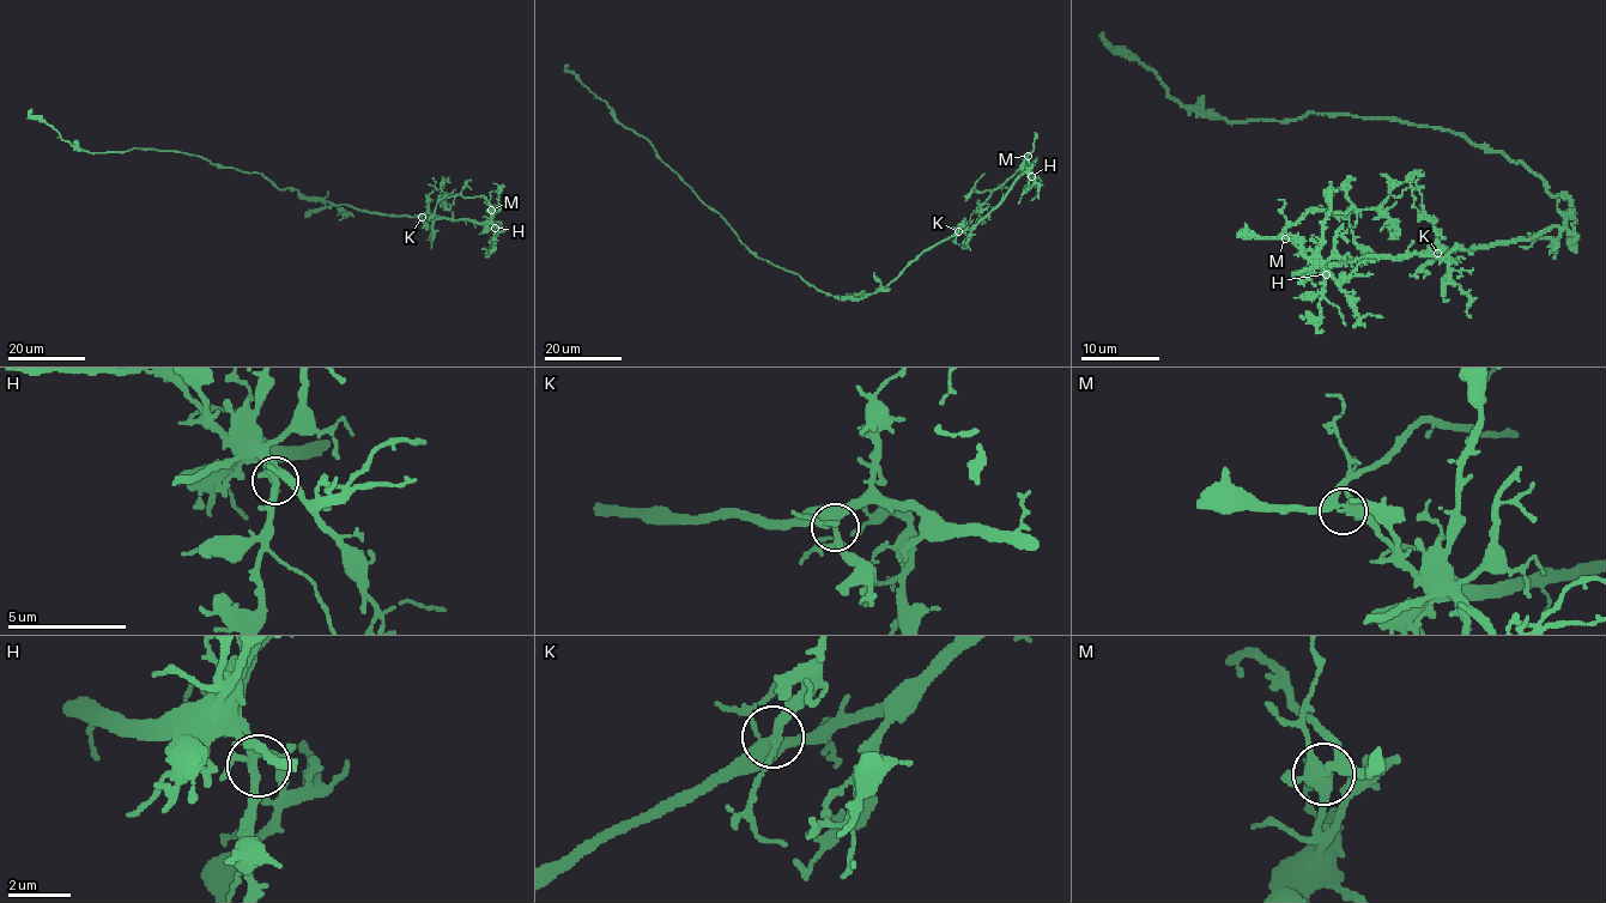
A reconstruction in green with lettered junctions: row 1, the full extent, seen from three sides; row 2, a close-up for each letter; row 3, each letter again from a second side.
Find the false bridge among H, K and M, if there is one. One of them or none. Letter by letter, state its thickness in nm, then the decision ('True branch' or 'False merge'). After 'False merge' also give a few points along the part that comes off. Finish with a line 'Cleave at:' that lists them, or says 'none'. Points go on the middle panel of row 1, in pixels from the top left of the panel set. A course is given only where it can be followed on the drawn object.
H: Thickness 320 nm. True branch
K: Thickness 340 nm. True branch
M: Thickness 320 nm. False merge. Course of the part to remove: (1028, 156), (1019, 169), (977, 207), (981, 218), (975, 223)
Cleave at: M

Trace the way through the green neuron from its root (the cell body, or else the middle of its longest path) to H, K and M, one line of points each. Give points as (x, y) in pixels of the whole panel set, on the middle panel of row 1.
H: (829, 295), (871, 295), (886, 288), (923, 252), (974, 228), (1020, 176), (1031, 176)
K: (829, 295), (876, 294), (923, 252), (958, 231)
M: (829, 295), (876, 294), (923, 252), (974, 228), (1026, 167), (1028, 156)

